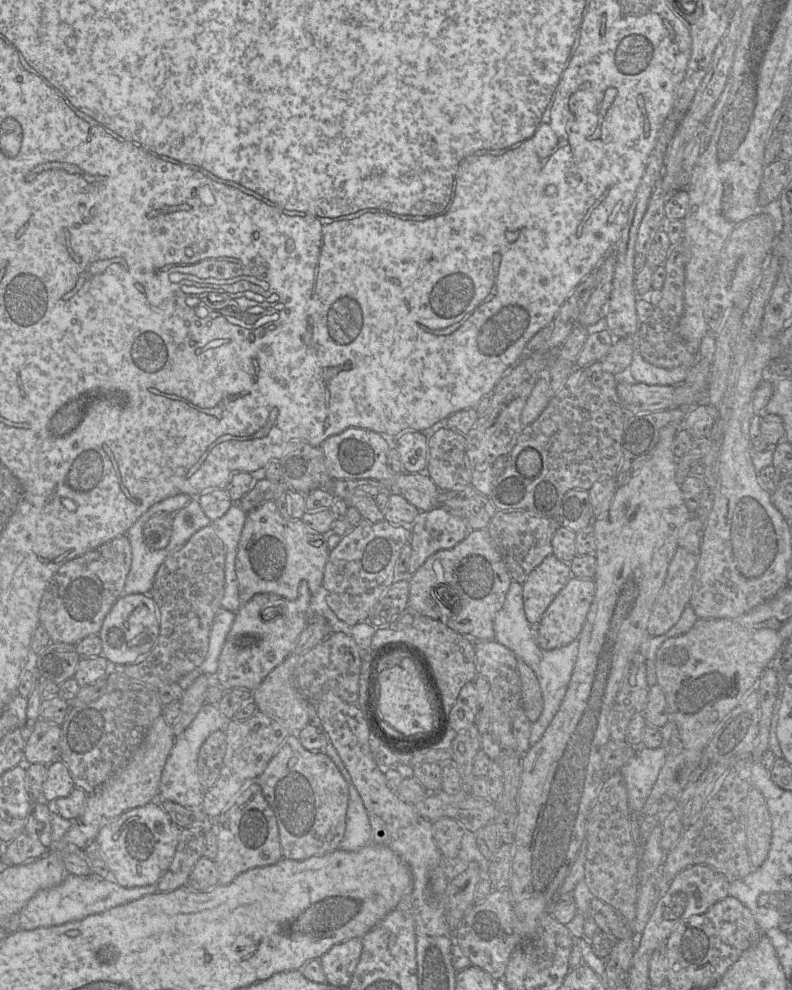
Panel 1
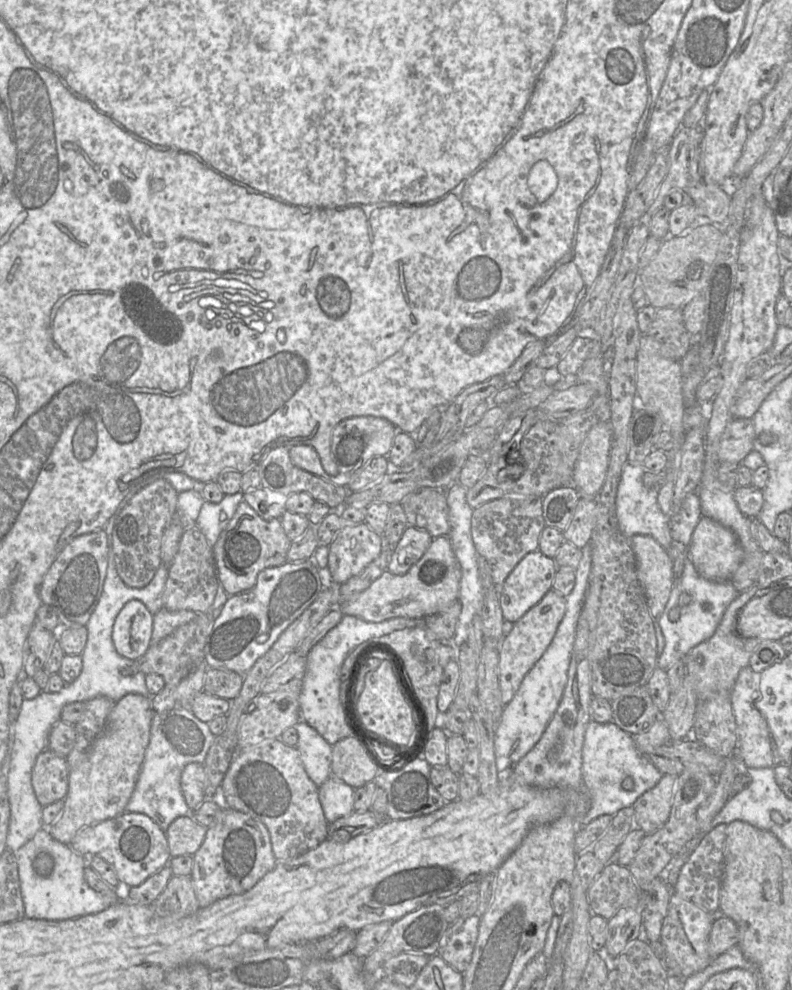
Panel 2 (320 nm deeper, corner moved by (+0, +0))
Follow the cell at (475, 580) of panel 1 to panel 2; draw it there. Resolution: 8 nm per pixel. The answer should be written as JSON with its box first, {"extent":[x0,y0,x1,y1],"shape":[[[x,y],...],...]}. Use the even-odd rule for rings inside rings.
{"extent":[339,536,462,623],"shape":[[[448,536],[433,538],[424,555],[404,575],[394,575],[388,570],[376,579],[366,590],[356,598],[341,602],[339,608],[343,615],[359,617],[367,622],[378,623],[391,618],[426,618],[446,610],[455,600],[459,599],[460,580],[462,572],[460,564],[453,552]]]}

